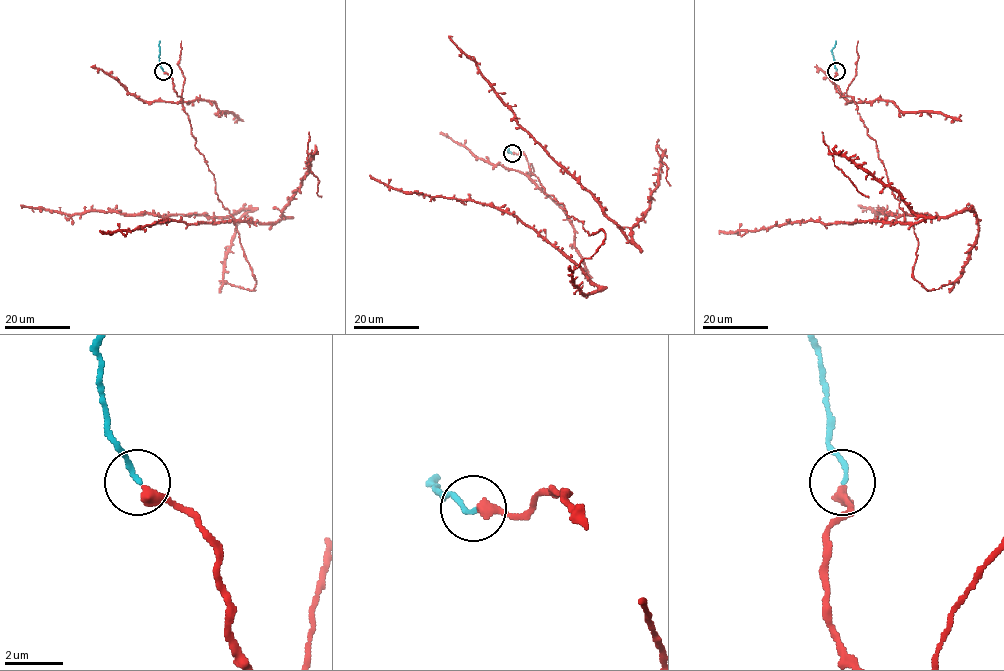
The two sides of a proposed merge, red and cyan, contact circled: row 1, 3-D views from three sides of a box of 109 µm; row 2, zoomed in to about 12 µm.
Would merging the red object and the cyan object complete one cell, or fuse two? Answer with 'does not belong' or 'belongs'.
belongs

